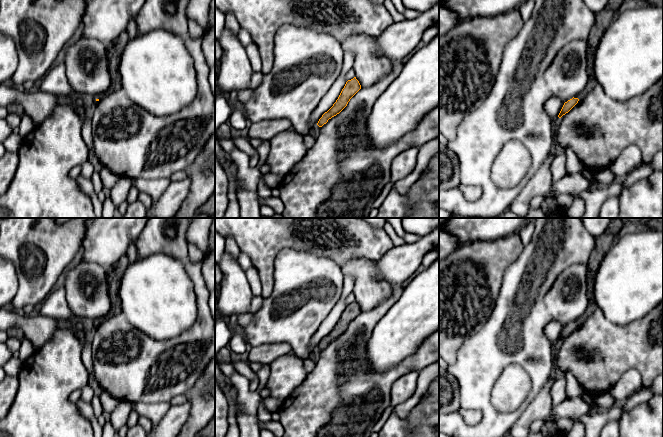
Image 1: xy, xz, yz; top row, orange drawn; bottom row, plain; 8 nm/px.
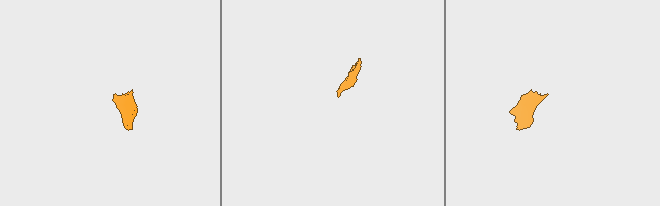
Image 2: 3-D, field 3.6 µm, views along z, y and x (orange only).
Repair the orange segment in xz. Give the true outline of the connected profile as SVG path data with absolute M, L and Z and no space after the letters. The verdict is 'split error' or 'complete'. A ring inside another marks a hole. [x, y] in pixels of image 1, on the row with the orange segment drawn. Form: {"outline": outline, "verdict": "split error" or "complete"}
{"outline": "M354 77L351 80L348 80L342 89L338 99L333 104L333 106L325 112L322 117L319 119L317 125L322 127L328 122L329 119L339 114L348 104L350 99L361 89L359 81Z", "verdict": "complete"}

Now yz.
{"outline": "M609 0L607 5L598 14L595 15L595 22L591 27L589 36L587 38L588 82L585 88L578 95L565 100L565 103L558 115L559 118L568 113L577 103L582 101L585 96L597 85L597 81L594 75L595 51L605 30L610 25L612 20L622 10L622 2L623 0Z", "verdict": "split error"}

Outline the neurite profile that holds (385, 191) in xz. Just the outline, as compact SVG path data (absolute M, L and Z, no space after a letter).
M391 181L384 186L378 197L375 199L373 203L373 208L380 208L380 206L382 205L385 198L388 196L388 194L390 193L393 187L394 187L394 183Z

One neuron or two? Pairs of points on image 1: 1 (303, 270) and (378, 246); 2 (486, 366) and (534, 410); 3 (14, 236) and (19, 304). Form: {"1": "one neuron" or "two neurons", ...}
{"1": "two neurons", "2": "two neurons", "3": "one neuron"}

